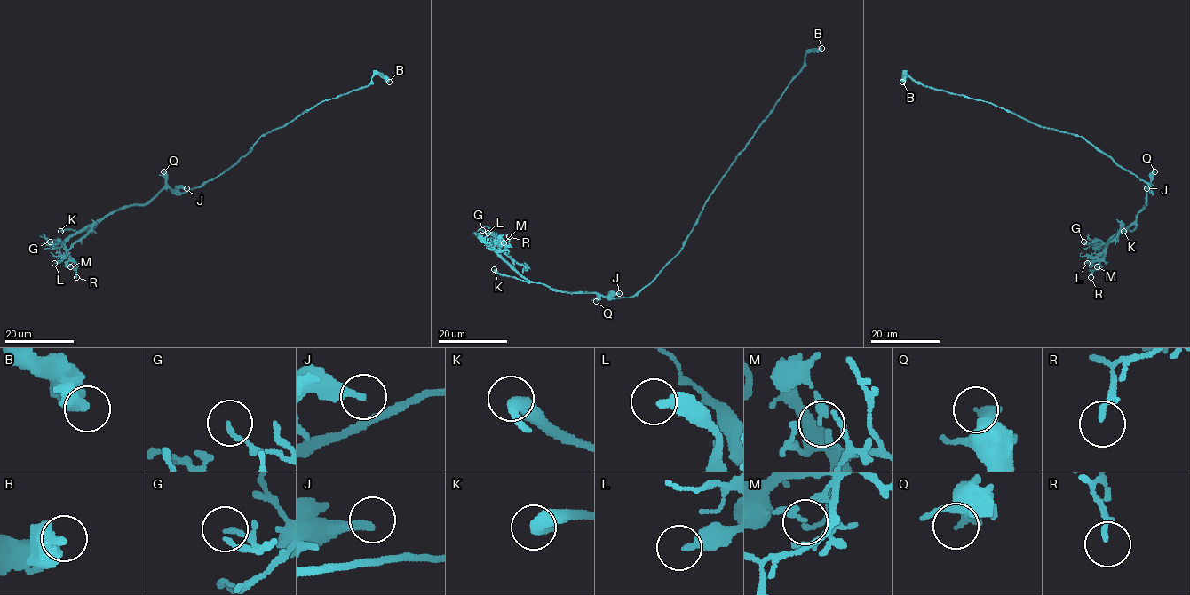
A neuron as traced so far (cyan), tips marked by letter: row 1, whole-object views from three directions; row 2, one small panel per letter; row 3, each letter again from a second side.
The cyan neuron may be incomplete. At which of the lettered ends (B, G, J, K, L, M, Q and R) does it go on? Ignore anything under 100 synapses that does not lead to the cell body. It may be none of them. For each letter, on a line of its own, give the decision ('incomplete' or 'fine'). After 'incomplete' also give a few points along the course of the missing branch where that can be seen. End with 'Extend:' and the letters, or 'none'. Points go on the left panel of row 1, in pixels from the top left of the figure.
B: fine
G: fine
J: fine
K: incomplete; missing branch runs (60, 231), (77, 207), (81, 196), (79, 184), (73, 178)
L: fine
M: fine
Q: fine
R: fine
Extend: K

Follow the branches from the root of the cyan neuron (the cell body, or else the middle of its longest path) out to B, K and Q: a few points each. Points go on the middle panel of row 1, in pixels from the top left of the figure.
B: (674, 257), (689, 235), (710, 194), (802, 68), (806, 53), (821, 48)
K: (674, 257), (650, 283), (631, 297), (618, 298), (562, 292), (539, 282), (503, 275), (494, 269)
Q: (674, 257), (650, 283), (633, 296), (618, 298), (601, 296), (596, 301)

